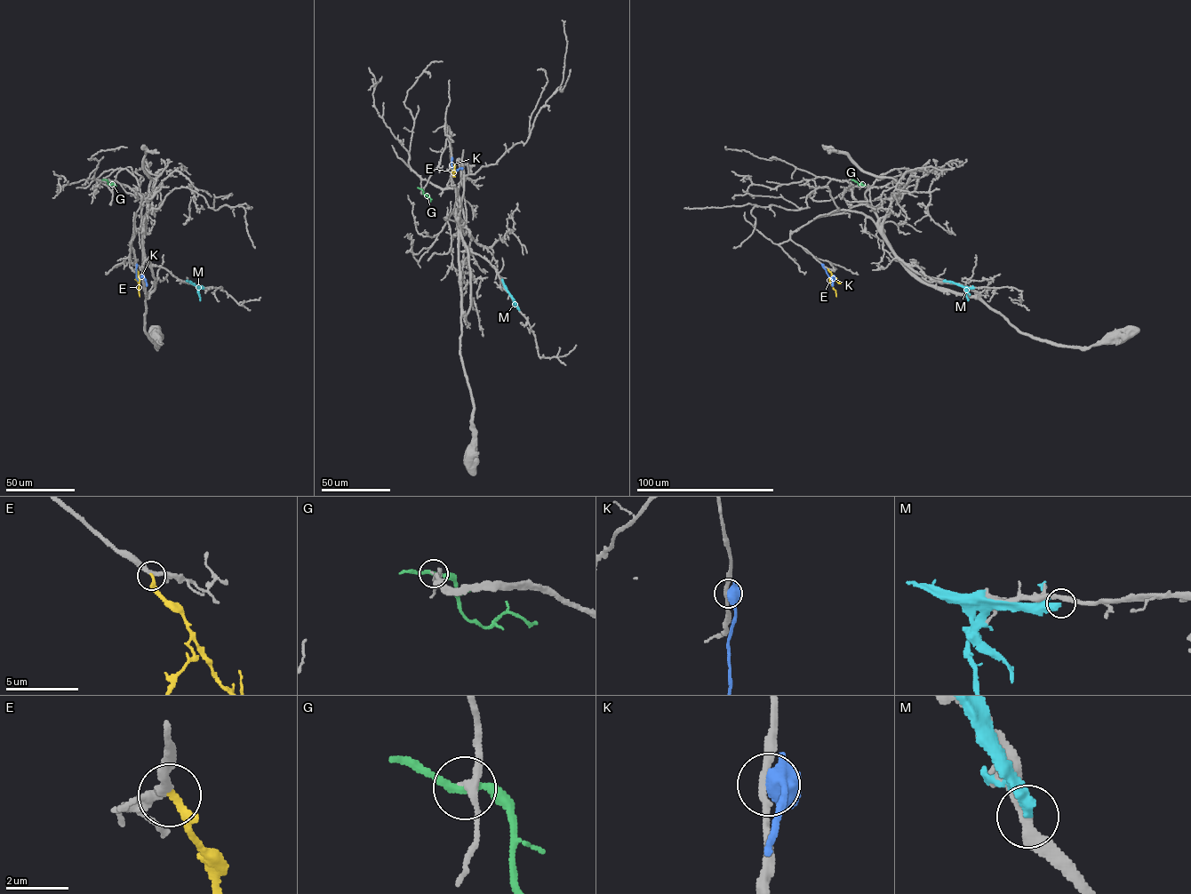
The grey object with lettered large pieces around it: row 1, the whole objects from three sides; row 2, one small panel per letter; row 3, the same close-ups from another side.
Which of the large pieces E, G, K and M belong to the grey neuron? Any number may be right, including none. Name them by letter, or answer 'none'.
E

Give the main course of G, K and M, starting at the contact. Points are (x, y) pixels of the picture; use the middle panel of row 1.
G: (420, 188), (430, 202)
K: (451, 158), (452, 168), (462, 168)
M: (519, 310), (501, 279)

